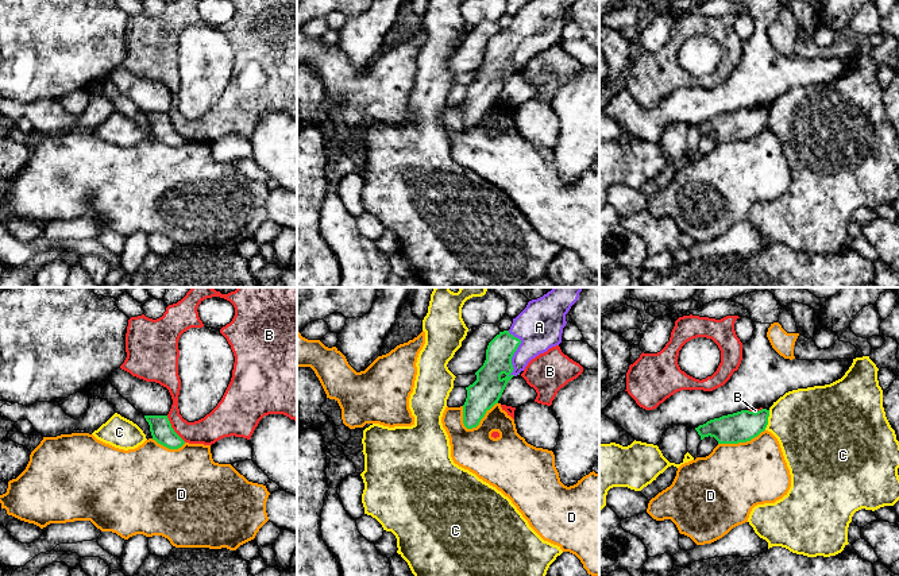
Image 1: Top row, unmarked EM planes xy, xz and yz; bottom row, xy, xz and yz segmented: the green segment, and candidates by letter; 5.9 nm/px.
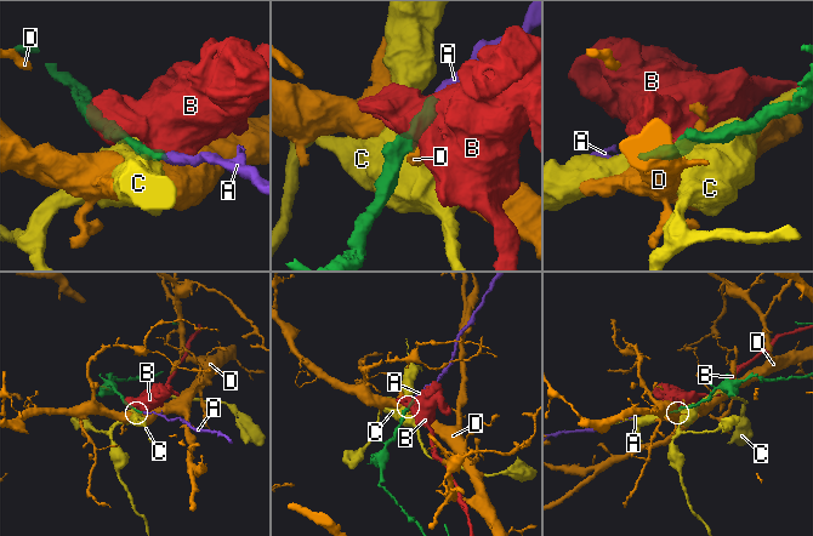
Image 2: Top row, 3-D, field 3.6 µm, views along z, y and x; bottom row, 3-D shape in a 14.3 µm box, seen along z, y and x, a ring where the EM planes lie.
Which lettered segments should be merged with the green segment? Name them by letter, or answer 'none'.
A

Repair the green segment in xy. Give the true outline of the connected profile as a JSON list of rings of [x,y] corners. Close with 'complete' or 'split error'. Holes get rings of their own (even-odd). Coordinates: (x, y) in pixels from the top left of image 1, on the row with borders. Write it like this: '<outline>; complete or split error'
[[[144,415],[150,425],[153,440],[169,448],[178,449],[185,441],[174,432],[167,415]]]; complete

